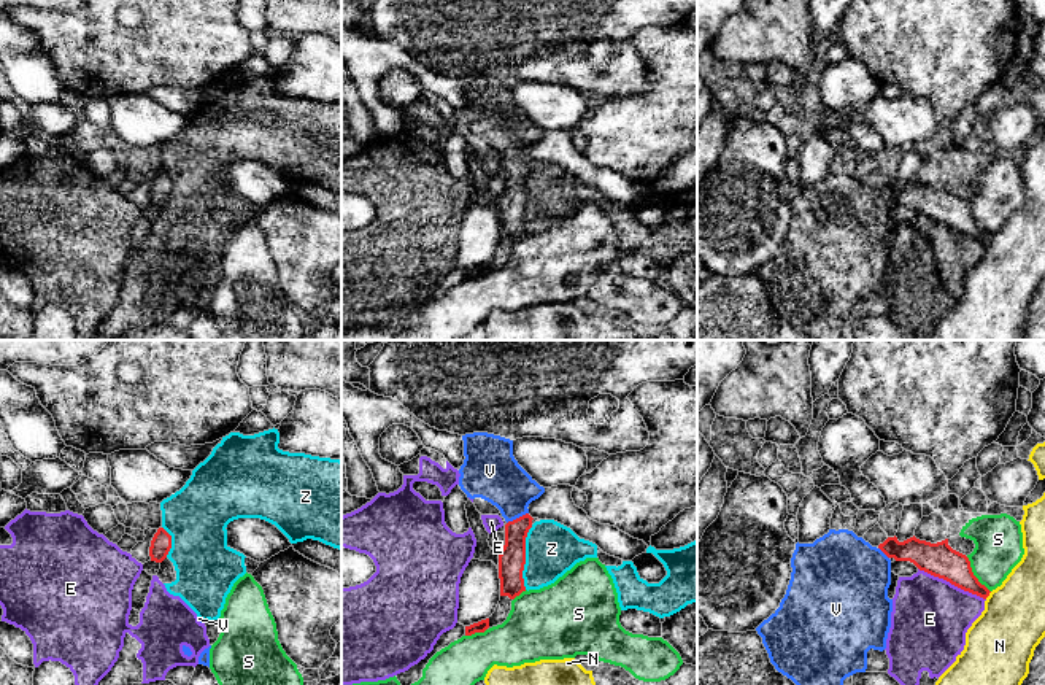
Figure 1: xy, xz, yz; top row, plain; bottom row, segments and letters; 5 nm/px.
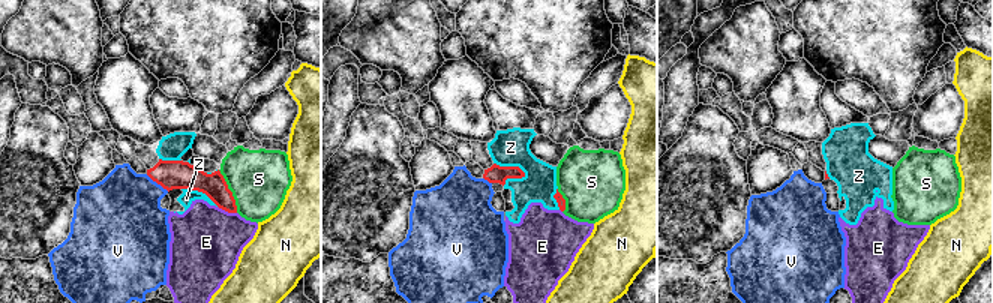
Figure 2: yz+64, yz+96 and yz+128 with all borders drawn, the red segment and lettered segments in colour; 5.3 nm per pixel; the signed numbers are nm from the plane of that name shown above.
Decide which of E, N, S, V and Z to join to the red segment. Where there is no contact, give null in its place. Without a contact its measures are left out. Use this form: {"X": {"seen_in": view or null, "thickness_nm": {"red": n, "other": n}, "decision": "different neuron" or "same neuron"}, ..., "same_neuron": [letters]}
{"E": {"seen_in": "yz", "thickness_nm": {"red": 170, "other": 400}, "decision": "different neuron"}, "N": {"seen_in": "yz", "thickness_nm": {"red": 160, "other": 340}, "decision": "different neuron"}, "S": {"seen_in": "yz", "thickness_nm": {"red": 170, "other": 240}, "decision": "different neuron"}, "V": {"seen_in": "xz", "thickness_nm": {"red": 140, "other": 260}, "decision": "same neuron"}, "Z": {"seen_in": "xz", "thickness_nm": {"red": 140, "other": 280}, "decision": "different neuron"}, "same_neuron": ["V"]}

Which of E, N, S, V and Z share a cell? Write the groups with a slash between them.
E Z / N / S / V

